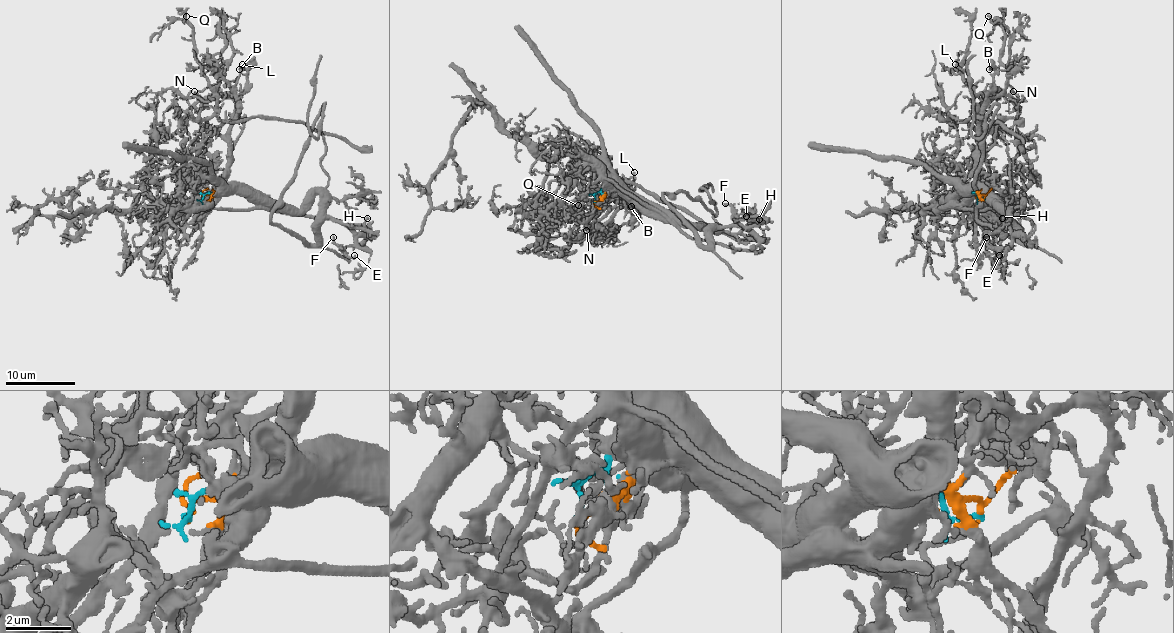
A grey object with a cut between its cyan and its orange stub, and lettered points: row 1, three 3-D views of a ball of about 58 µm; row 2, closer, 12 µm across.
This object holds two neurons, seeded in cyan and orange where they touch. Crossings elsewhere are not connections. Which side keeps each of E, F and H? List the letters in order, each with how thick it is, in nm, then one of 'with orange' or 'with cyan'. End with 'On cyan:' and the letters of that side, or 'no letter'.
E: 150 nm | with orange
F: 130 nm | with orange
H: 140 nm | with orange
On cyan: no letter

